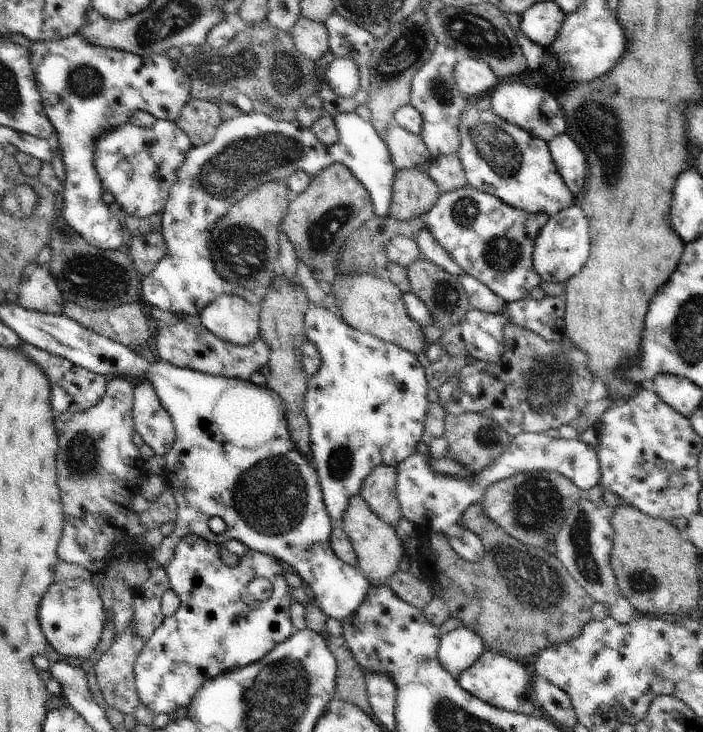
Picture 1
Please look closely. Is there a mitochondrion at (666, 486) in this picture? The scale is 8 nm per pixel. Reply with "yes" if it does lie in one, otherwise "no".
no

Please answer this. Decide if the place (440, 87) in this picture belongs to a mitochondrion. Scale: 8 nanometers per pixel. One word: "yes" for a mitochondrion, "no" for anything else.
yes

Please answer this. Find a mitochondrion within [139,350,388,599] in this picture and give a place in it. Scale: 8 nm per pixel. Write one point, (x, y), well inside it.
(271, 496)

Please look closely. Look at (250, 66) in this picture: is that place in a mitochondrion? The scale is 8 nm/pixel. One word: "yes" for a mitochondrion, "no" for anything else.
yes

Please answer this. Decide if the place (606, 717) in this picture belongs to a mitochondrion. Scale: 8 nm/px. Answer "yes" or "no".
no

